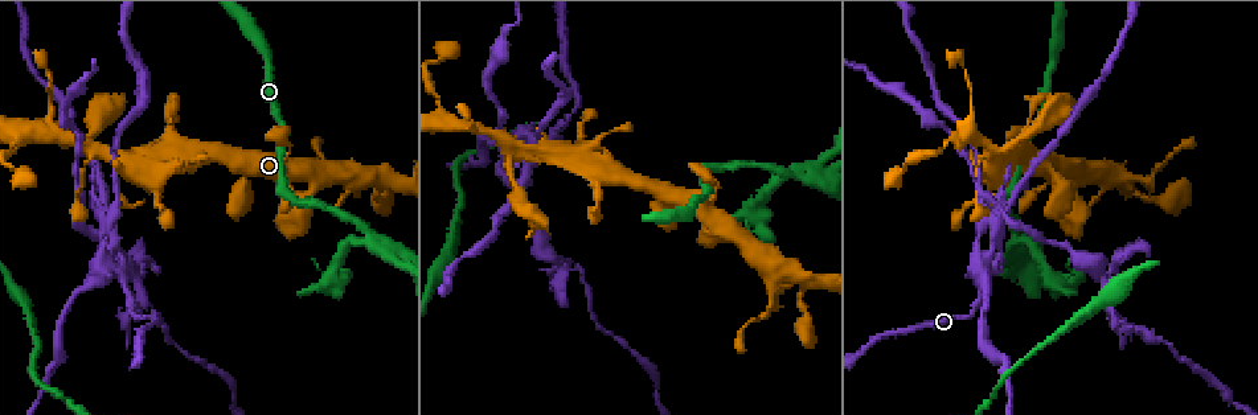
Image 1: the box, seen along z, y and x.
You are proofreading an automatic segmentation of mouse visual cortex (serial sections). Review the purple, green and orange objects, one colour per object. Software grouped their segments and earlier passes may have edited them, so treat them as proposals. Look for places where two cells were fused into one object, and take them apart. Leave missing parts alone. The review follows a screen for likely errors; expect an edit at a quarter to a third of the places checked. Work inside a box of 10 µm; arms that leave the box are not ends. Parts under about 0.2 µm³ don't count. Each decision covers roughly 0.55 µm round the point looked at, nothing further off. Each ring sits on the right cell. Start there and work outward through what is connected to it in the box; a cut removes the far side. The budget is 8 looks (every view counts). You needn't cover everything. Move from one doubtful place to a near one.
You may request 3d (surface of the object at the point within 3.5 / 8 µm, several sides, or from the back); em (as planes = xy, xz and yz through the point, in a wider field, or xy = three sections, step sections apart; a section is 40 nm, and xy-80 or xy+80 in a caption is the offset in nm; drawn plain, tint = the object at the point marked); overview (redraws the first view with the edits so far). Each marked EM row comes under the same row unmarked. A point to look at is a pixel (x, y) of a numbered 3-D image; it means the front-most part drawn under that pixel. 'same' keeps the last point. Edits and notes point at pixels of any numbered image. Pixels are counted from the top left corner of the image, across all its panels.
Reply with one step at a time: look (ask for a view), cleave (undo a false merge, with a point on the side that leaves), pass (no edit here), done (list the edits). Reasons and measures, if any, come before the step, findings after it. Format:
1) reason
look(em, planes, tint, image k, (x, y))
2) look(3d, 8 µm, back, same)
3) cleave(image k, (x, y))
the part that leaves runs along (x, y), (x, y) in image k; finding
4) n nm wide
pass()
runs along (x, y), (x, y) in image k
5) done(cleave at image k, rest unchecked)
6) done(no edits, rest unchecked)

three-way junction
look(3d, 3.5 µm, back, image 1, (997, 225))

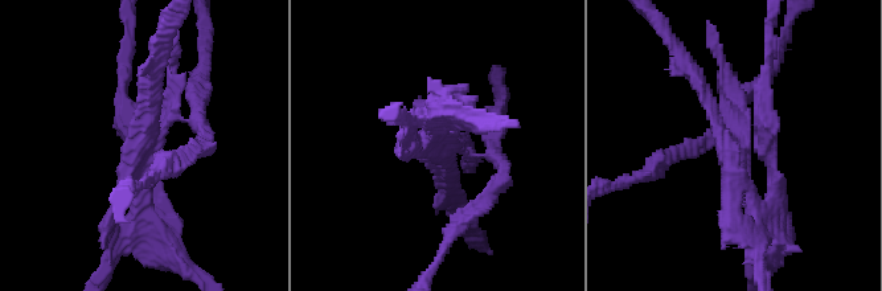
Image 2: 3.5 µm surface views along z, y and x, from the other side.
now the EM
look(em, xy, step 2, tint, image 2, (142, 146))

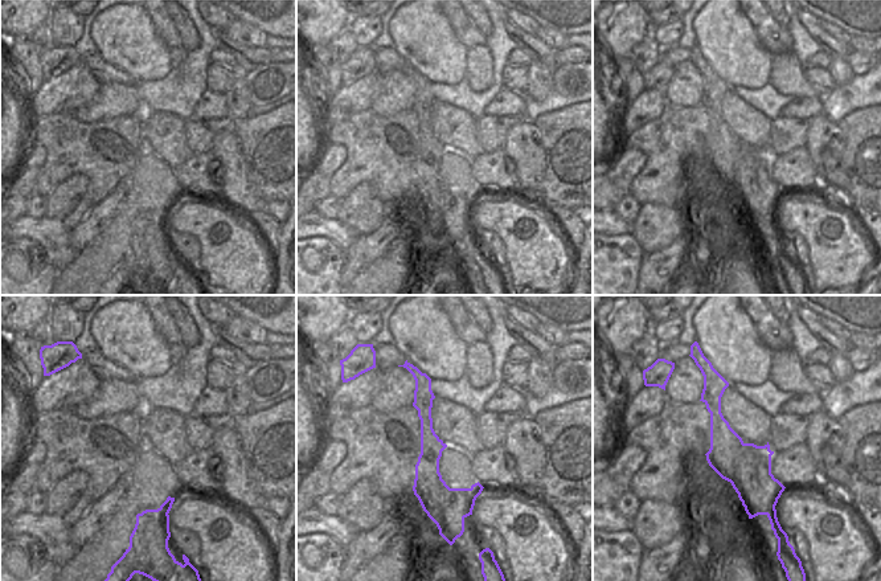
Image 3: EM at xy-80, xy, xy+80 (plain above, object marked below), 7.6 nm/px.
cleave(image 2, (768, 122))
two cells meet here

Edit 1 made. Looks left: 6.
see it whole again
look(overview)

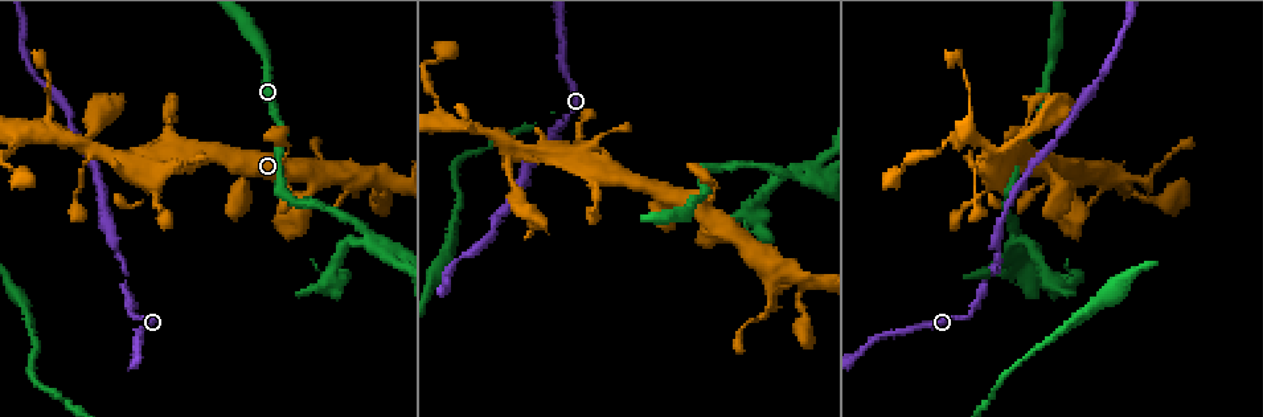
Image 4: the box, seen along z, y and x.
abrupt turn
look(3d, 3.5 µm, image 4, (989, 154))

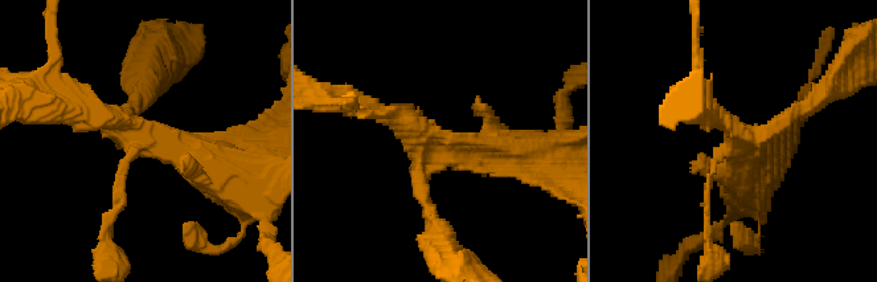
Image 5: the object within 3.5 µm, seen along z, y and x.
look(em, xy, step 5, tint, image 5, (737, 142))

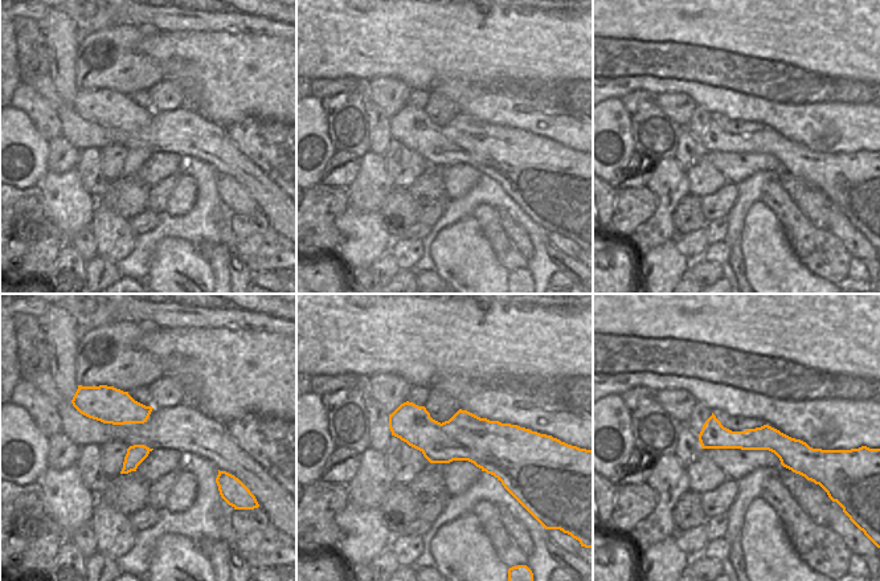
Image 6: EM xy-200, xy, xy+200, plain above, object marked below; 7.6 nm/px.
cut it another way
look(em, xy, step 2, tint, same)

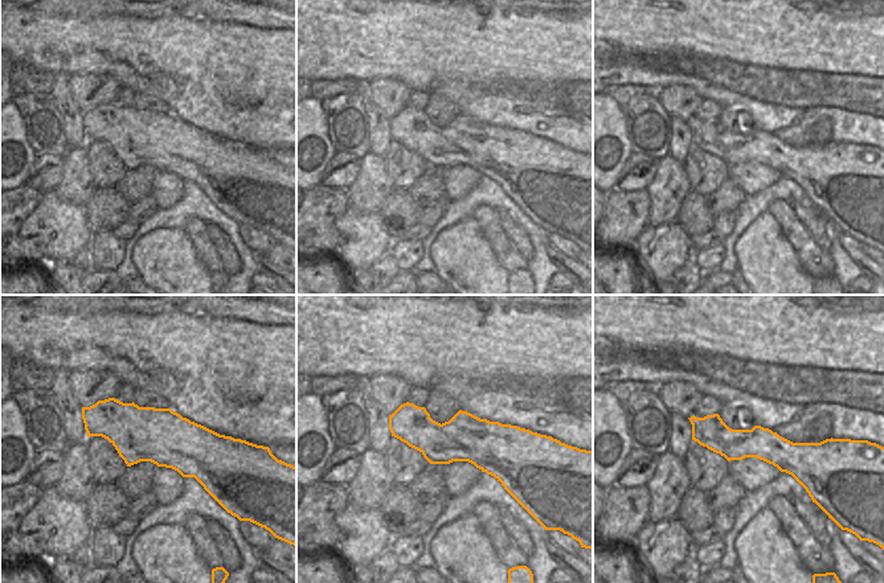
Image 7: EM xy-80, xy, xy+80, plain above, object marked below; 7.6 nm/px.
pass()
runs along (217, 174), (68, 109) in image 5; all the same cell

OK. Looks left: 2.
looks like a crossing
look(3d, 3.5 µm, image 4, (367, 233))

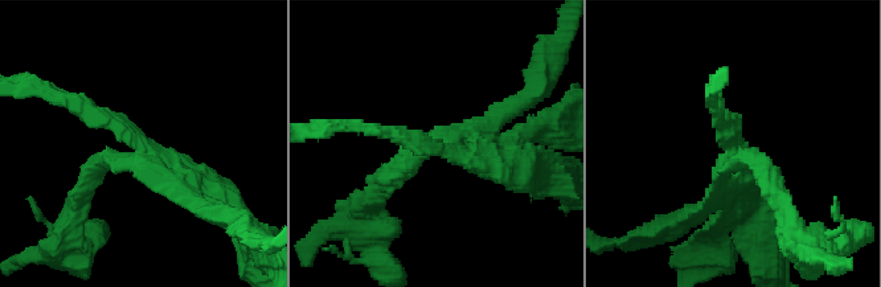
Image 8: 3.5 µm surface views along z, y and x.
4 arms; arms of 150, 200, 250, 250 nm
look(em, xy, step 2, tint, image 8, (730, 145))

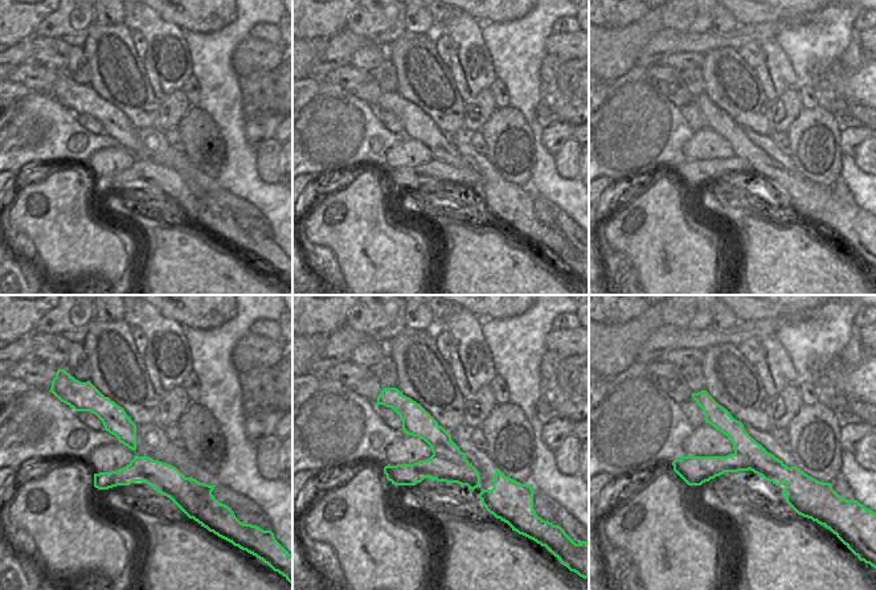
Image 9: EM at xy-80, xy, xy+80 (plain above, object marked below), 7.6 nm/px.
cleave(image 8, (207, 209))
the part that leaves runs along (136, 156), (91, 169), (68, 230) in image 8; two cells meet here

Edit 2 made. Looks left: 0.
done(cleave at image 2, cleave at image 8, rest unchecked)

